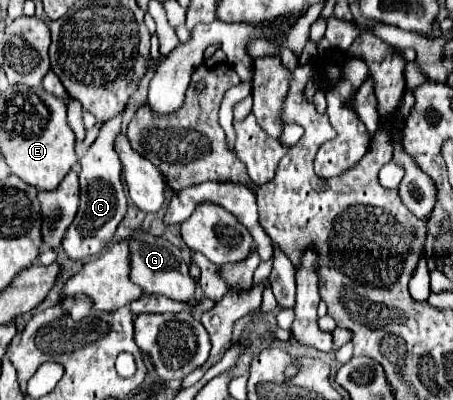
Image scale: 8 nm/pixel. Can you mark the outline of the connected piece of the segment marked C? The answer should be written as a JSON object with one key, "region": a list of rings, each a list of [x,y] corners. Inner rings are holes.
{"region":[[[122,112],[102,126],[96,142],[88,148],[86,156],[80,158],[80,210],[62,240],[62,248],[70,260],[80,260],[102,252],[112,242],[120,220],[126,214],[126,196],[120,180],[120,160],[112,146],[116,134],[120,132],[120,124]]]}

